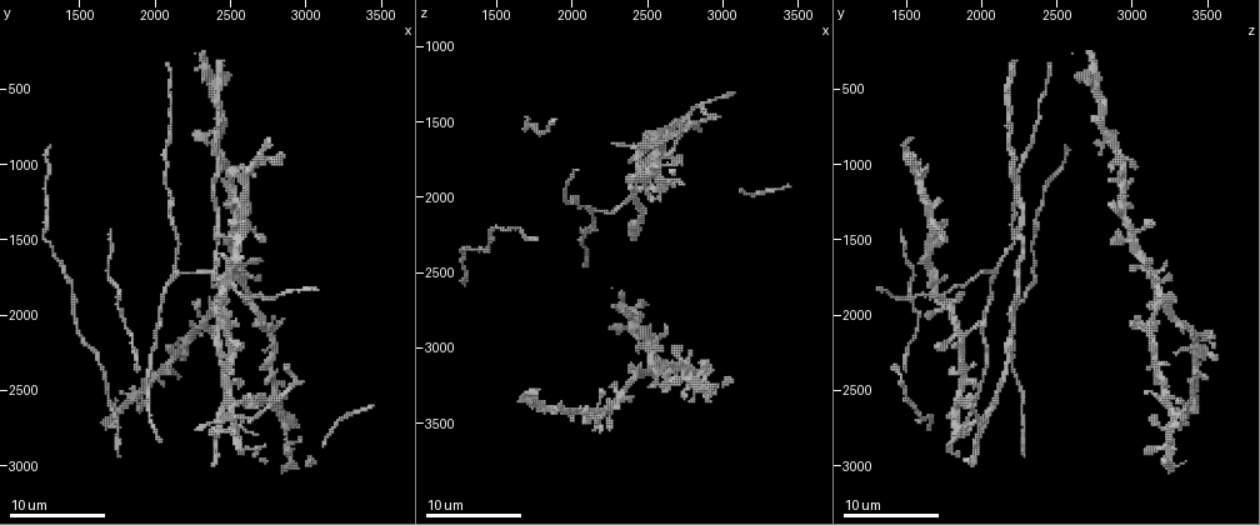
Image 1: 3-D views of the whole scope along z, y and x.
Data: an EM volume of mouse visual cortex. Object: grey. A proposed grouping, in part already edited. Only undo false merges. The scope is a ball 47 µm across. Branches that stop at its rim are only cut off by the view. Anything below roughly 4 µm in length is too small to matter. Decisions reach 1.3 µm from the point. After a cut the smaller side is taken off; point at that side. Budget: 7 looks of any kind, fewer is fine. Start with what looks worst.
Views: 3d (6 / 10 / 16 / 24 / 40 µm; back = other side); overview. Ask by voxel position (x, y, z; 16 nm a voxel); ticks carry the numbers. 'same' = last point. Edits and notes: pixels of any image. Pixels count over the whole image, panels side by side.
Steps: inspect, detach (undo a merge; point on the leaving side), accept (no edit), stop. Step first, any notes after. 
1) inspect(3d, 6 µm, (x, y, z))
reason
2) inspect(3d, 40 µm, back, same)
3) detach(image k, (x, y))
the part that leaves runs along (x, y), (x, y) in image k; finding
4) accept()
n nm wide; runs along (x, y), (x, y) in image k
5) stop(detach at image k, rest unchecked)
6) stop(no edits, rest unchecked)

inspect(3d, 10 µm, (2160, 1720, 2080))
arms part here

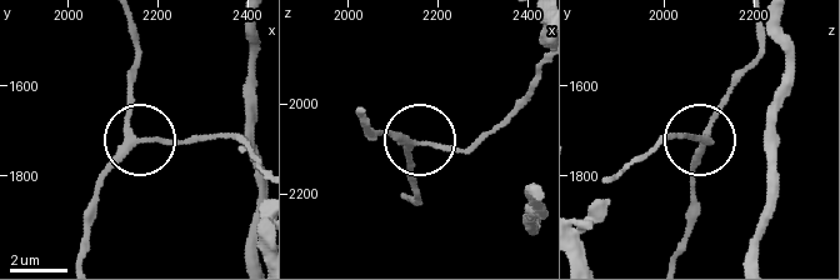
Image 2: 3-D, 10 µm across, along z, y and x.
accept()
200 nm wide; runs along (130, 25), (136, 54), (133, 148), (89, 203) in image 2; all the same neuron

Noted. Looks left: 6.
inspect(3d, 16 µm, (2560, 1780, 3160))

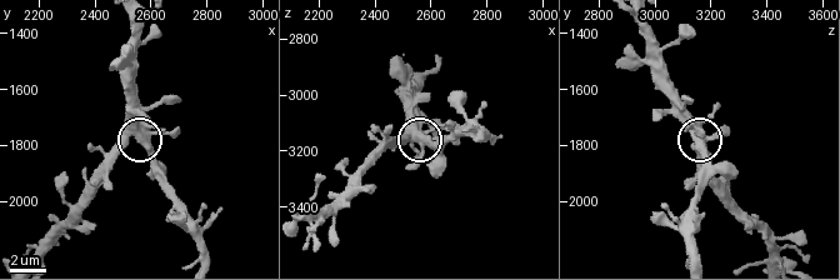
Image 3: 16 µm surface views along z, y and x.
inspect(3d, 16 µm, back, same)

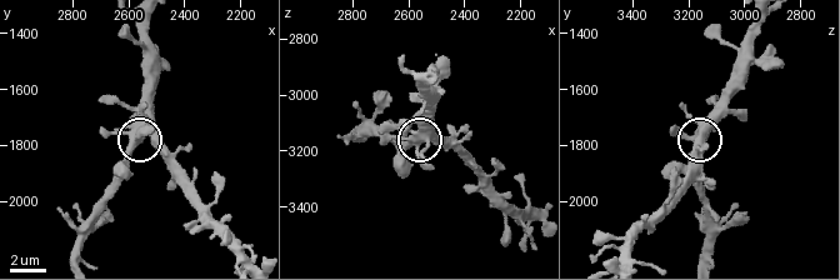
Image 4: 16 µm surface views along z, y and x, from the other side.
accept()
530 nm wide; runs along (150, 20), (145, 34), (144, 138), (175, 166) in image 4; all the same neuron

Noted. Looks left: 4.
inspect(3d, 10 µm, (2480, 2140, 1840))
looks like a crossing

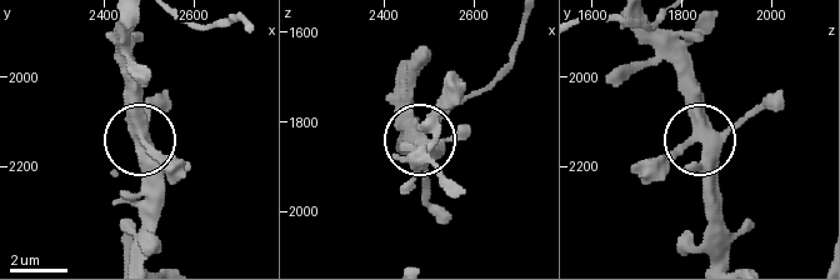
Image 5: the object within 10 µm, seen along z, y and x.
accept()
runs along (710, 24), (690, 53), (695, 139), (658, 179) in image 5; continuous, no second neuron

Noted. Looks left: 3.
inspect(3d, 6 µm, (1960, 2400, 2000))

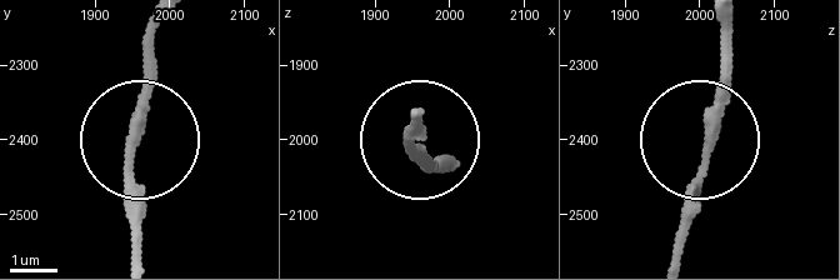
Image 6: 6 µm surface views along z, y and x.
inspect(3d, 6 µm, back, (1960, 2375, 2015))

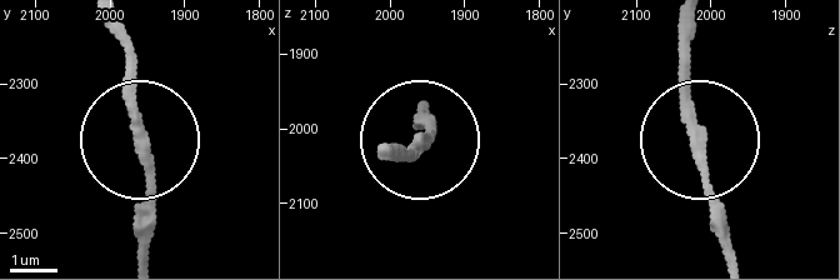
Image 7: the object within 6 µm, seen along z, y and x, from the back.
accept()
runs along (690, 23), (690, 118), (725, 258) in image 7; one neuron here

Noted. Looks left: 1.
stop(no edits, rest unchecked)

